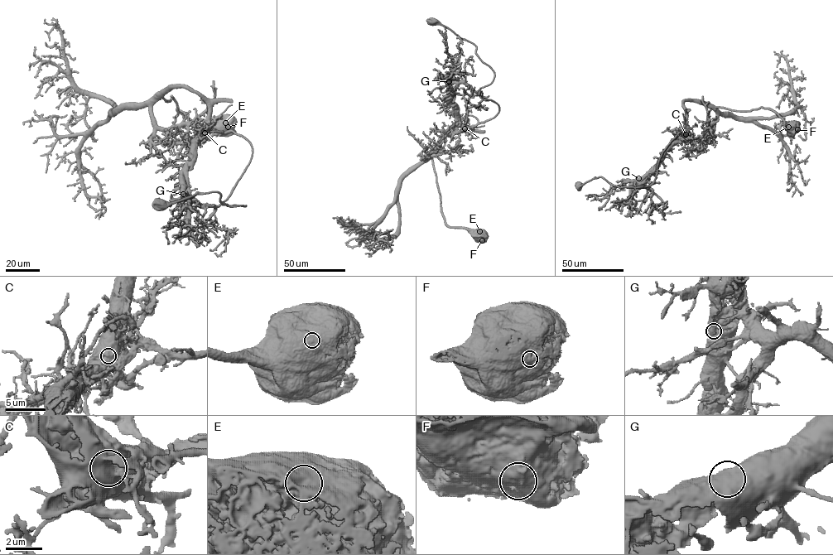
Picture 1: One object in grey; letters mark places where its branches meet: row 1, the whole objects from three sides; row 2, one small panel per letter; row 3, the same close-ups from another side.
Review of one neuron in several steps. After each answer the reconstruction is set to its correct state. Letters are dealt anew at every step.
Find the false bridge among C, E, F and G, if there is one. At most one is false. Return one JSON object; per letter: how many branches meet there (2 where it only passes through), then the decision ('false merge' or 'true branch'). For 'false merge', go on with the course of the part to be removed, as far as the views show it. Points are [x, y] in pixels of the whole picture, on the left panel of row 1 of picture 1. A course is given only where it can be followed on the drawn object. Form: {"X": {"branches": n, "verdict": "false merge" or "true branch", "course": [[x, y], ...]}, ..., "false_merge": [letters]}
{"C": {"branches": 1, "verdict": "false merge", "course": [[204, 133], [195, 140], [187, 165], [190, 194], [200, 205], [246, 205], [228, 206], [216, 192], [152, 204]]}, "E": {"branches": 1, "verdict": "true branch"}, "F": {"branches": 1, "verdict": "true branch"}, "G": {"branches": 1, "verdict": "true branch"}, "false_merge": ["C"]}

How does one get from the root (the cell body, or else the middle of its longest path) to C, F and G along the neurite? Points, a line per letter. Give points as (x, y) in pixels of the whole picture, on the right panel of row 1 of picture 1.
C: (579, 185), (602, 177), (618, 187), (647, 187), (640, 185), (654, 170), (663, 154), (686, 134)
F: (579, 185), (602, 177), (647, 187), (640, 185), (675, 142), (711, 132), (715, 107), (769, 108), (797, 129)
G: (579, 185), (602, 177), (618, 187), (648, 186), (640, 186), (638, 178)

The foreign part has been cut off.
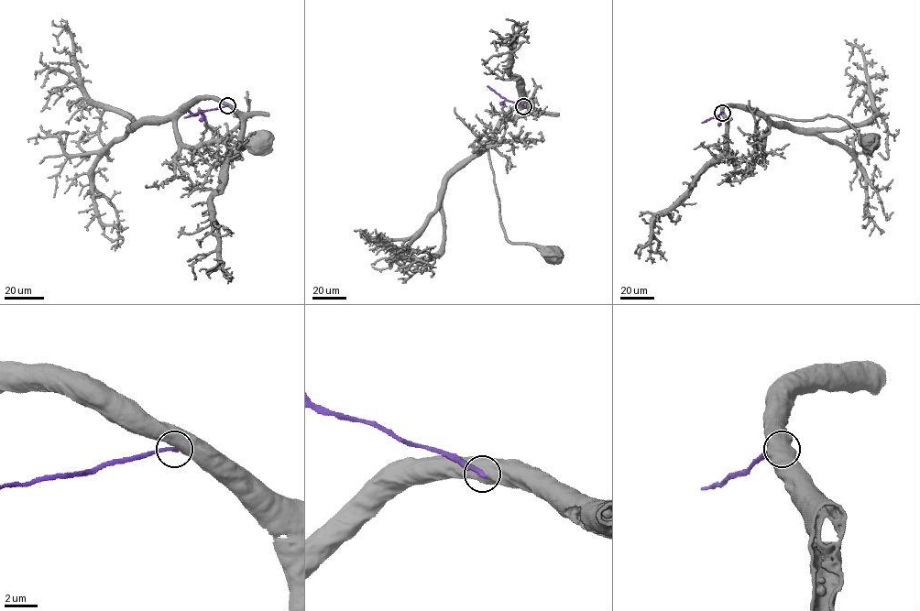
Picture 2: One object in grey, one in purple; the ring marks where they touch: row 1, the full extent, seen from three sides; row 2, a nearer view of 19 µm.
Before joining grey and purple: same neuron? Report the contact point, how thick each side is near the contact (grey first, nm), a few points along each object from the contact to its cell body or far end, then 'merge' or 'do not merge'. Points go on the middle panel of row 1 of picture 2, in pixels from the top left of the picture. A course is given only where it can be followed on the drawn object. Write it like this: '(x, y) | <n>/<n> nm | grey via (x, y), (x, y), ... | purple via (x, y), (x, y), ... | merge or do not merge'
(523, 106) | 750/240 nm | grey via (523, 106), (511, 110), (494, 135), (447, 180), (442, 201), (443, 246), (437, 252), (410, 259), (380, 233) | purple via (523, 106), (506, 100), (487, 86) | do not merge

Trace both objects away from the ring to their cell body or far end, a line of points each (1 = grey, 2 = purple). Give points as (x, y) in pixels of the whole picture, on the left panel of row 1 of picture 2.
1: (226, 105), (197, 99), (162, 118), (130, 125), (125, 114), (101, 107), (86, 92), (64, 27), (59, 45)
2: (226, 106), (184, 117)

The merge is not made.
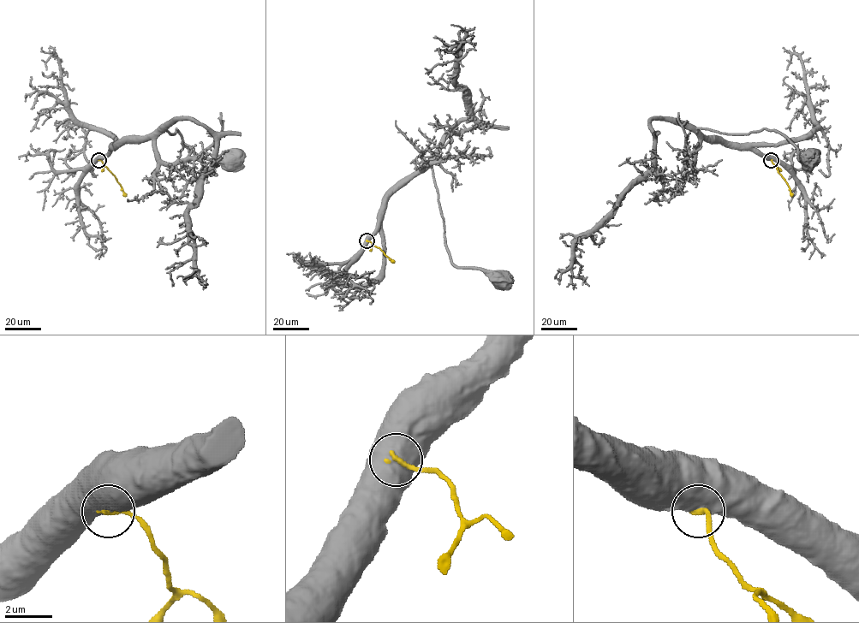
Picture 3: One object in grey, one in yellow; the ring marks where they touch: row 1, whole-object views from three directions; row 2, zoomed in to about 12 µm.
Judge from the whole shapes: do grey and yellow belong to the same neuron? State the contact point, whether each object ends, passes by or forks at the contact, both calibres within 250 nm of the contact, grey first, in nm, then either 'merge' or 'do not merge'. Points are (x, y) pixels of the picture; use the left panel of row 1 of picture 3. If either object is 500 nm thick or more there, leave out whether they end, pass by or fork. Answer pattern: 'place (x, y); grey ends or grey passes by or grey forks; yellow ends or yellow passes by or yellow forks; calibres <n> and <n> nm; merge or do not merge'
place (98, 160); calibres 800 and 220 nm; do not merge

